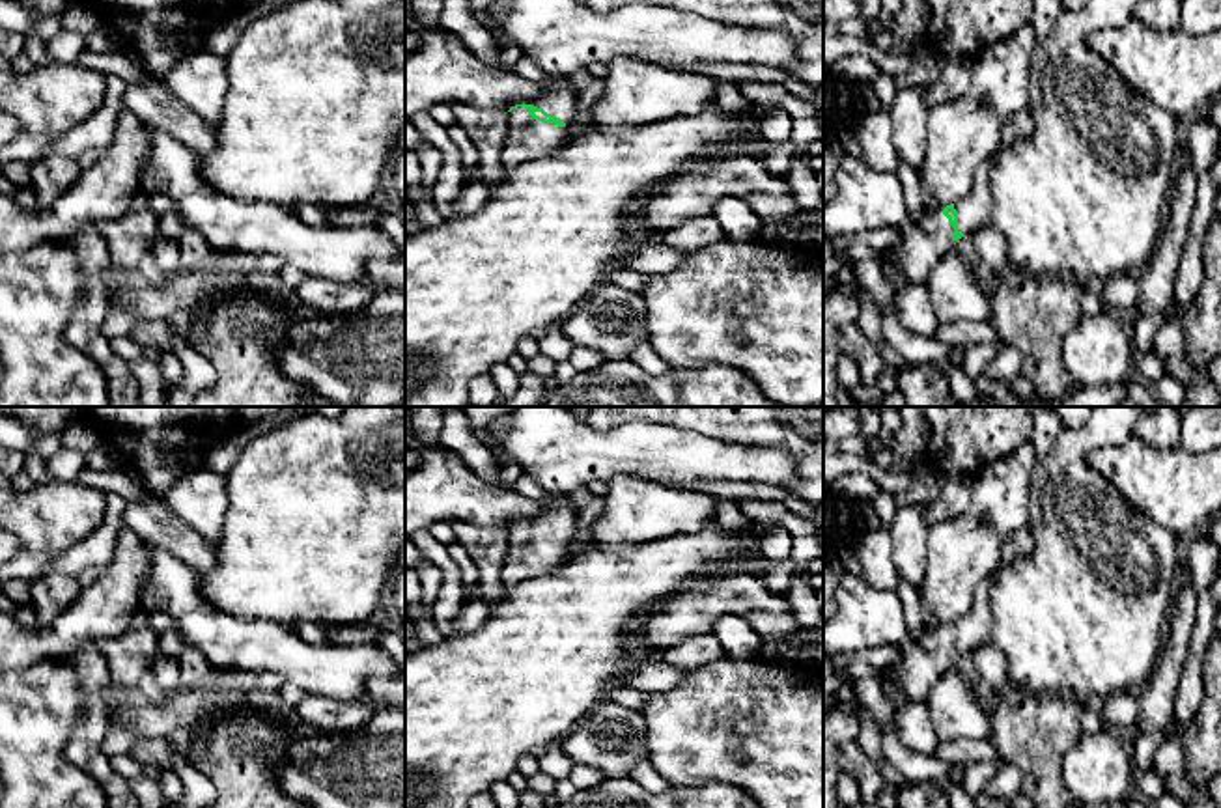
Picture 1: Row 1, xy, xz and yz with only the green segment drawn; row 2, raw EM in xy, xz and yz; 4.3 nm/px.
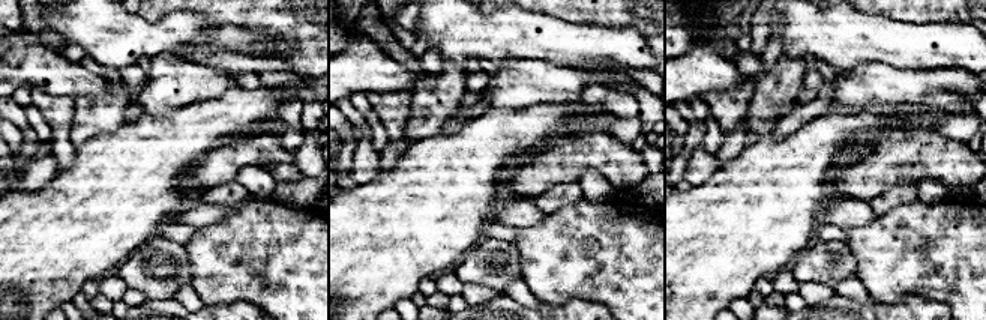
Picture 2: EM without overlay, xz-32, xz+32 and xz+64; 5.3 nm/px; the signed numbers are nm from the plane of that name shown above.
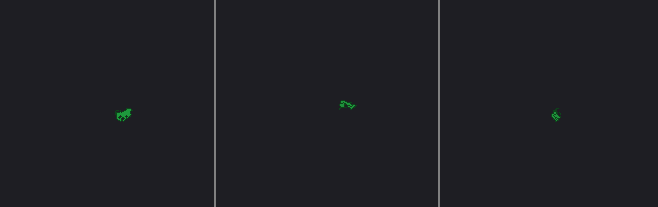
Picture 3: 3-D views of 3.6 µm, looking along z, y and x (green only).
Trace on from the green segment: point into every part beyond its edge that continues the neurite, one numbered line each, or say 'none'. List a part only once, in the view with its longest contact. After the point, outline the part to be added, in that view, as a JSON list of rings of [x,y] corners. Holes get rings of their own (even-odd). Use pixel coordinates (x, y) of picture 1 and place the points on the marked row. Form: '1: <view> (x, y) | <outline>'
1: xz (527, 139) | [[[554,77],[554,82],[541,88],[532,103],[547,114],[560,118],[566,125],[543,123],[534,119],[525,106],[508,112],[508,136],[500,153],[502,166],[512,170],[526,160],[538,160],[558,153],[569,142],[569,127],[581,108],[579,95],[568,77]]]

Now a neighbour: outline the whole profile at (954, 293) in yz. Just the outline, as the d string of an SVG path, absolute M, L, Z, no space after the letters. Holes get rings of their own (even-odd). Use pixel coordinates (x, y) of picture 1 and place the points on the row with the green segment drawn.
M954 248L930 271L926 286L932 308L941 325L954 321L989 321L989 300Z

